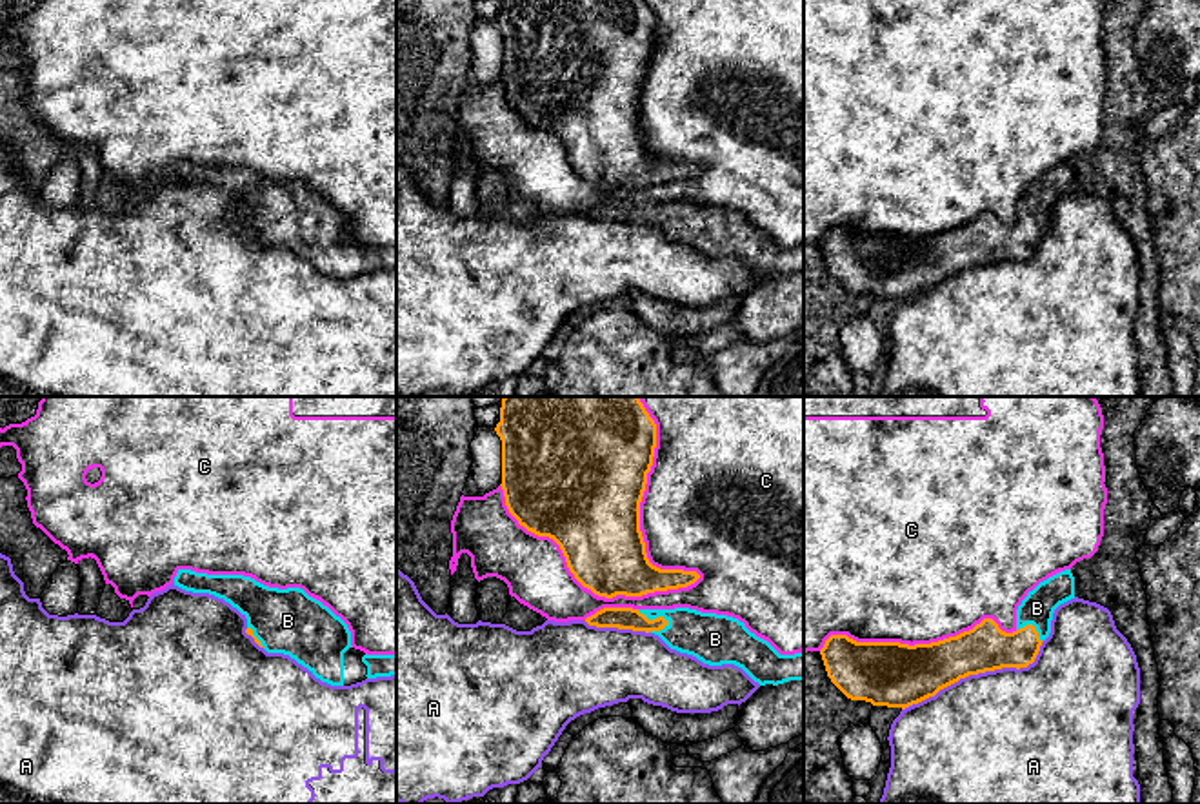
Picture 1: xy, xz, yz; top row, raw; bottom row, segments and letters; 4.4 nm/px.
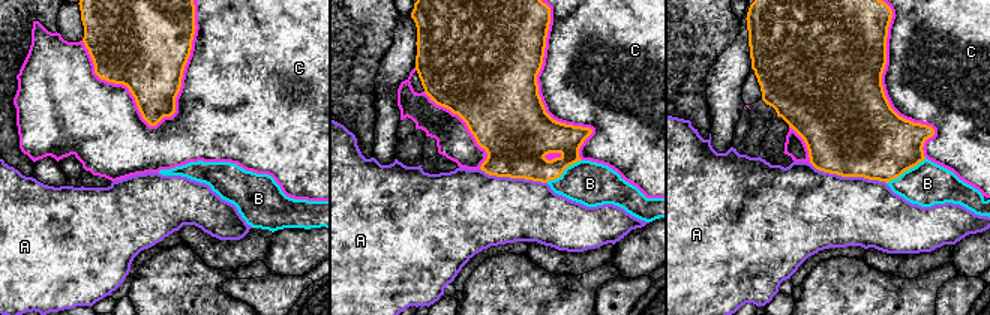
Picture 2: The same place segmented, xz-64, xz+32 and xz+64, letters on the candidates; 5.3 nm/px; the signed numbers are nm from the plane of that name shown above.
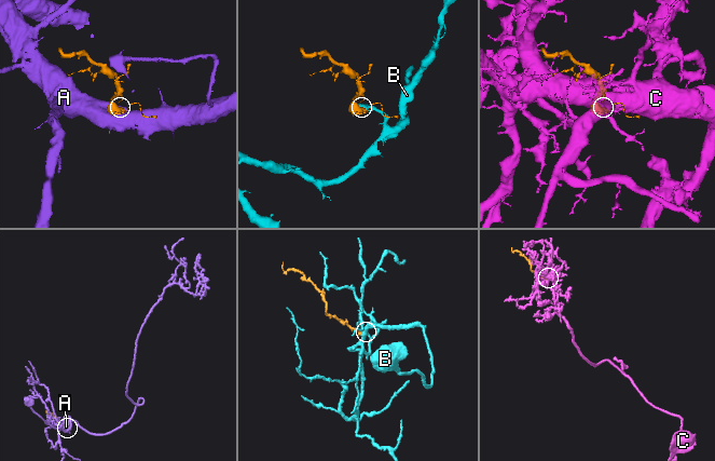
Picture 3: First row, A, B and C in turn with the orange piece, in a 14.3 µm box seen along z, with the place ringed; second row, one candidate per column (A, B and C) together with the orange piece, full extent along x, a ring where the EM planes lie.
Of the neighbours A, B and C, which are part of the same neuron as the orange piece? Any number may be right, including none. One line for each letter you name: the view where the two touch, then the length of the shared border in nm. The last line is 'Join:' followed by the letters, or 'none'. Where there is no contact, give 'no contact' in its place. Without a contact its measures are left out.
B: xz | 170 nm
Join: B

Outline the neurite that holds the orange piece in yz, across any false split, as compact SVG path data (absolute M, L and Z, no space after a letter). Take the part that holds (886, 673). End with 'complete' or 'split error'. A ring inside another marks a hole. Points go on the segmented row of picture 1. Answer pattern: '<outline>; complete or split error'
M1065 569L1027 593L1013 633L984 618L956 637L915 646L831 635L820 655L827 677L847 698L905 709L969 675L1033 664L1051 633L1055 609L1071 598L1075 577Z; split error

